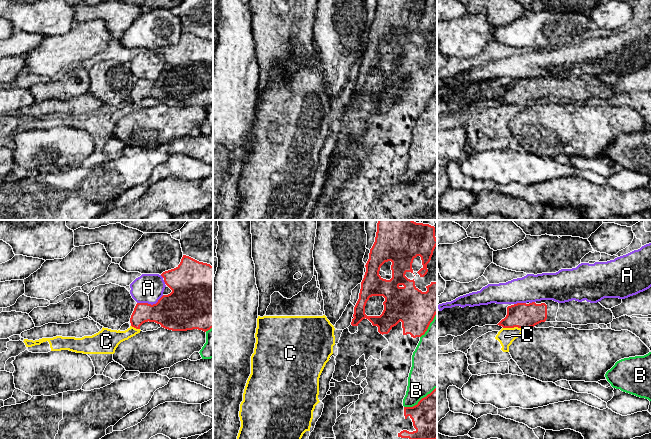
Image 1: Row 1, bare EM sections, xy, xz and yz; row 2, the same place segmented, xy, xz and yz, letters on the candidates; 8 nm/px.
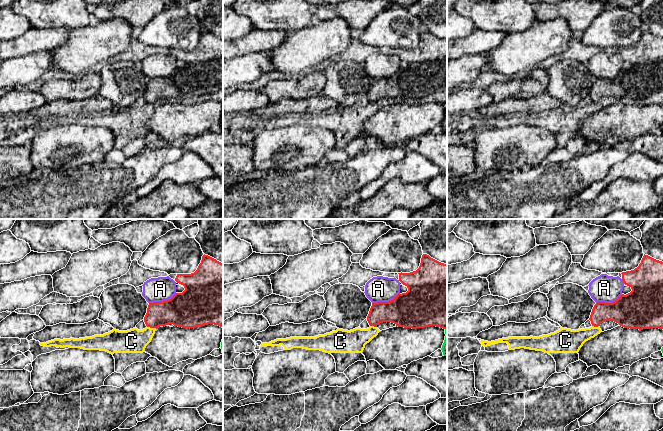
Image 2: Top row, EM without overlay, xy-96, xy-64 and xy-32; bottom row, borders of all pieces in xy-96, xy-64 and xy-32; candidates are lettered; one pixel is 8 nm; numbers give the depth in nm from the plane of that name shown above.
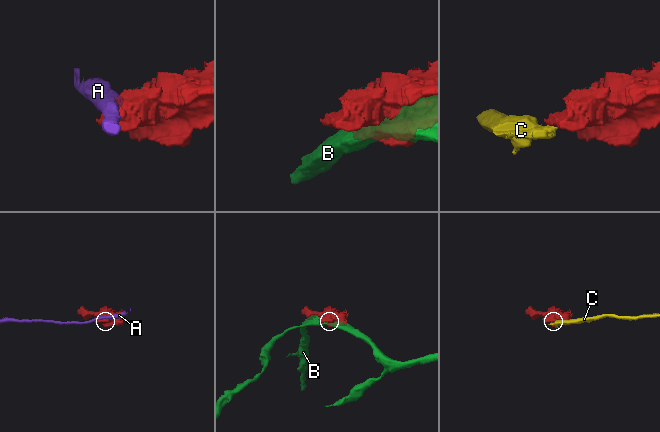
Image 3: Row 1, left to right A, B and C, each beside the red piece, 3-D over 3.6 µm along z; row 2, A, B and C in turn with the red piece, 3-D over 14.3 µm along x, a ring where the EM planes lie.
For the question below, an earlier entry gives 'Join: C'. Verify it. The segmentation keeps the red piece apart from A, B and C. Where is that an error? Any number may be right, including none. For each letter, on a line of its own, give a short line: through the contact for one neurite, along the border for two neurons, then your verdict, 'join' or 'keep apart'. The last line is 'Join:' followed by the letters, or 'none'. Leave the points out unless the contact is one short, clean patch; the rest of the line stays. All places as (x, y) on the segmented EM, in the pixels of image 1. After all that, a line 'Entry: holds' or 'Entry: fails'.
A: keep apart
B: keep apart
C: line yz (503, 327), (520, 327), (525, 329); keep apart
Join: none
Entry: fails

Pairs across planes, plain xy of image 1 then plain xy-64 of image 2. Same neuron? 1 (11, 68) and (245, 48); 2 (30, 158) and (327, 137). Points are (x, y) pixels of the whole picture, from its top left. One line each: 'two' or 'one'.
1: two
2: one

